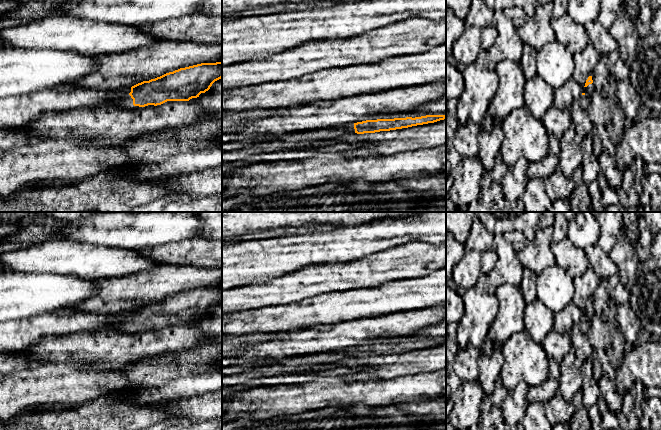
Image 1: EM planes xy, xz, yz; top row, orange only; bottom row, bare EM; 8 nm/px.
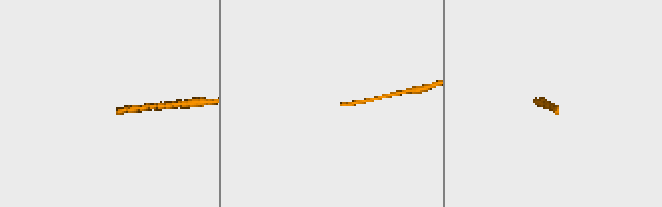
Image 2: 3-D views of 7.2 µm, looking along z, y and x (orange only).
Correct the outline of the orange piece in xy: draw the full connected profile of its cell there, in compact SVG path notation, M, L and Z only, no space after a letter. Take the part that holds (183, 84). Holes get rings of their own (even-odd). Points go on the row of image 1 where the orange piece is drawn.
M222 62L201 63L127 87L122 97L99 106L145 107L167 101L189 101L208 91L221 78Z

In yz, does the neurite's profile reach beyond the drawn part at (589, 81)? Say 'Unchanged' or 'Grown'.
Grown

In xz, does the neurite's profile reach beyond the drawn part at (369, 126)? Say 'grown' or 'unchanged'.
grown

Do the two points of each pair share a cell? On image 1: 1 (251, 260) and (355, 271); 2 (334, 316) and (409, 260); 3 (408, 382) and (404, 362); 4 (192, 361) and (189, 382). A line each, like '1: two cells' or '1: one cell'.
1: two cells
2: two cells
3: two cells
4: one cell

